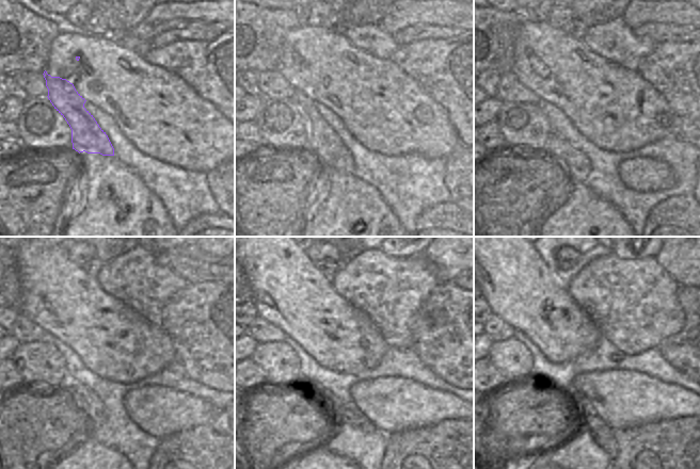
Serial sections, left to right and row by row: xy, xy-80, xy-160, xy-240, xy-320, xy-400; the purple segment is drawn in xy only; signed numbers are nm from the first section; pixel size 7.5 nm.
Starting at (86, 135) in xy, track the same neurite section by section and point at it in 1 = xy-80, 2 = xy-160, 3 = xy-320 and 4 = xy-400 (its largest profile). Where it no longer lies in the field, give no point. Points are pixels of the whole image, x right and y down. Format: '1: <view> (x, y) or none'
1: xy-80 (332, 154)
2: xy-160 (575, 163)
3: xy-320 (335, 411)
4: xy-400 (603, 435)

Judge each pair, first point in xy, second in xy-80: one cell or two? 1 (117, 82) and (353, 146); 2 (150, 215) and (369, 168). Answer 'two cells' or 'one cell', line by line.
1: two cells
2: two cells

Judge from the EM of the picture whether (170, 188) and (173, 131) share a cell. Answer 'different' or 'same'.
different

